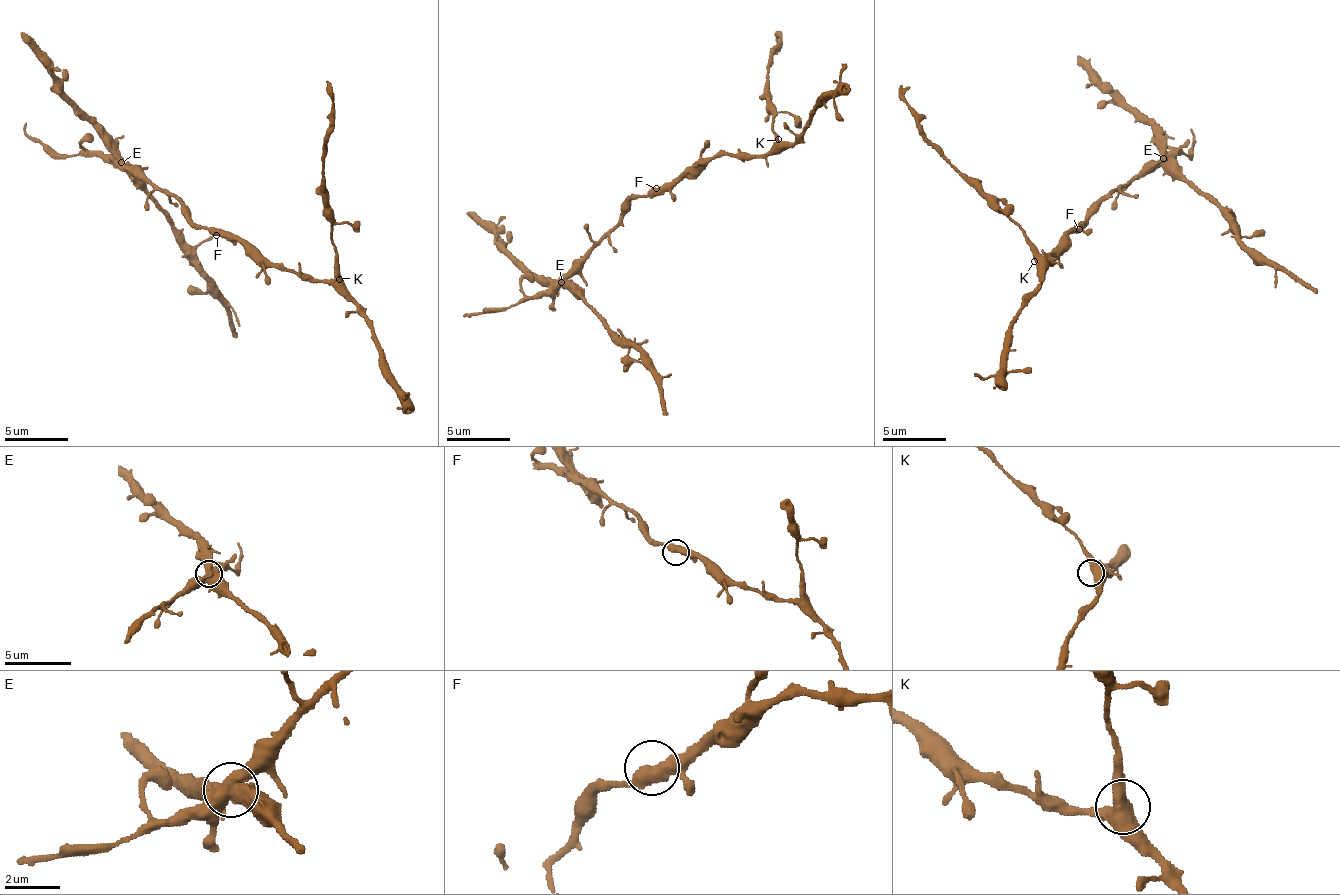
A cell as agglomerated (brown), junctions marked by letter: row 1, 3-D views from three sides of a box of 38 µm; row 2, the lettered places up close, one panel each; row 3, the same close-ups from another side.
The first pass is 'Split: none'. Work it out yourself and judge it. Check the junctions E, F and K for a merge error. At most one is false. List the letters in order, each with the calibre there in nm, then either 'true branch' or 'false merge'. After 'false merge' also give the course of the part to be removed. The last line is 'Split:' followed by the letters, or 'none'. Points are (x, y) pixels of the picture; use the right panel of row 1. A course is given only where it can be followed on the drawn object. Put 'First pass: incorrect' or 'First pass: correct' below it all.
E: 550 nm | false merge | (1164, 159), (1222, 213), (1228, 231), (1250, 249), (1284, 265), (1316, 292)
F: 480 nm | true branch
K: 550 nm | true branch
Split: E
First pass: incorrect

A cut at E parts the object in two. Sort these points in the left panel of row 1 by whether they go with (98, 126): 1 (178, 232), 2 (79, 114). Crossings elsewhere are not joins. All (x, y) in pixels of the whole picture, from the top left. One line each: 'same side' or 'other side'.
1: same side
2: same side

